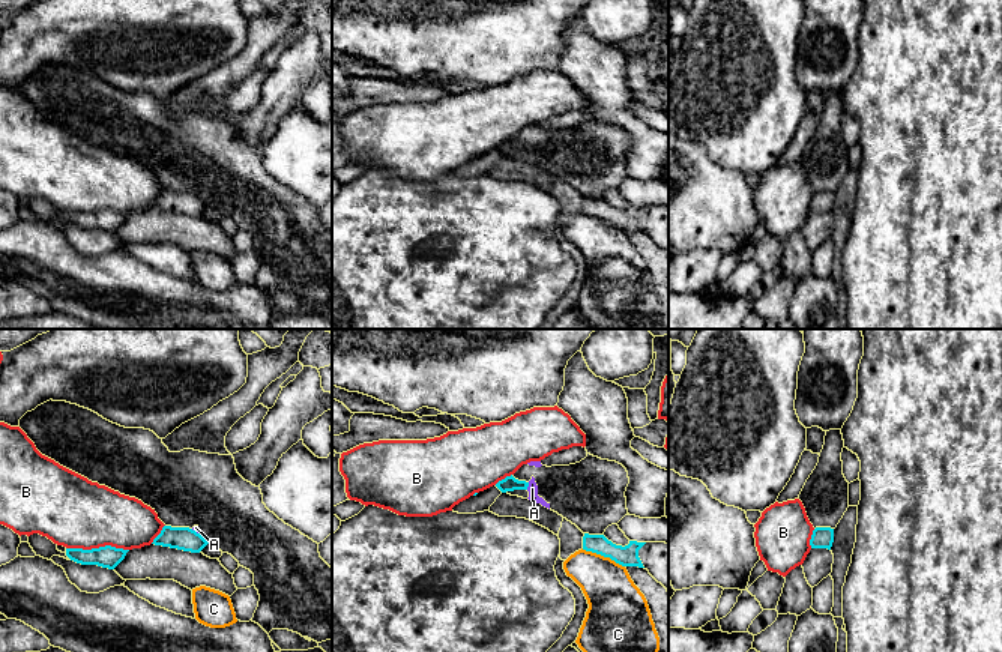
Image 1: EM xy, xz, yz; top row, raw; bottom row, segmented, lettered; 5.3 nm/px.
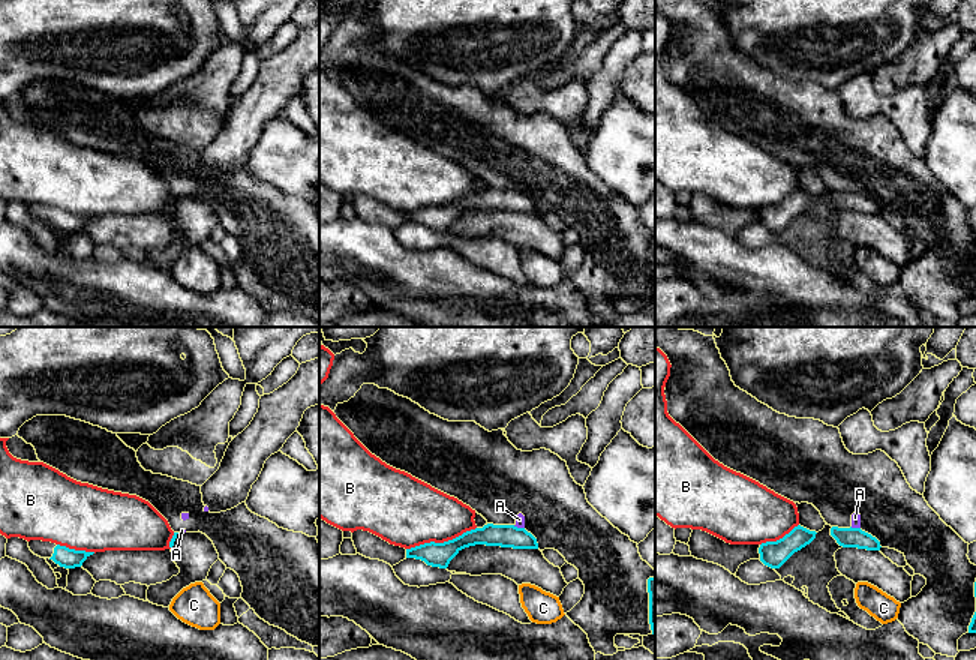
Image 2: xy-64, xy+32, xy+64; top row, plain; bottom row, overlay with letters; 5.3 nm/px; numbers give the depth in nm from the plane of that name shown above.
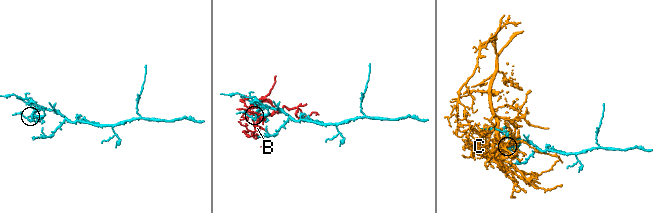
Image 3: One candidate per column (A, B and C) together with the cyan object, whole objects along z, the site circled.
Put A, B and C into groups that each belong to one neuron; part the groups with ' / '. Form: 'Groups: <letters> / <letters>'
Groups: A / B / C

